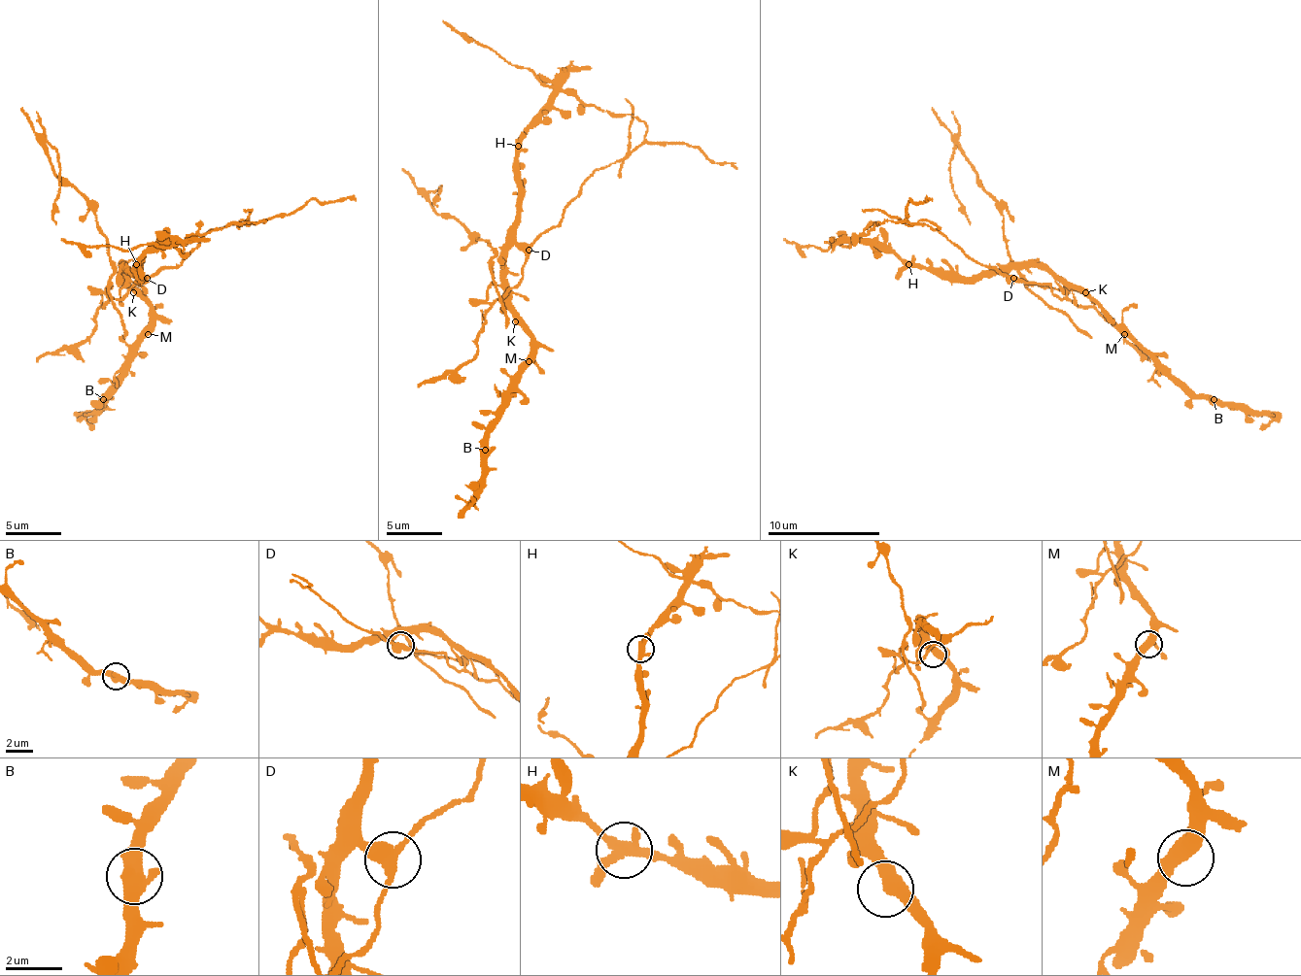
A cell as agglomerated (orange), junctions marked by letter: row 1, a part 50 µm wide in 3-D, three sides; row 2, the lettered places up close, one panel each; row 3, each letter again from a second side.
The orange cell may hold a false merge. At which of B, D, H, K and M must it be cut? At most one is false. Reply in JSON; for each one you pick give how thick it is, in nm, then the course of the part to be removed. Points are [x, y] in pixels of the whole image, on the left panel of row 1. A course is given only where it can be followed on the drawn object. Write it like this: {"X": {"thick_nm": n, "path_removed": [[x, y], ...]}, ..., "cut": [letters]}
{"D": {"thick_nm": 400, "path_removed": [[148, 279], [161, 267], [176, 267], [206, 233], [265, 219], [228, 222], [164, 248], [119, 251], [60, 239]]}, "cut": ["D"]}

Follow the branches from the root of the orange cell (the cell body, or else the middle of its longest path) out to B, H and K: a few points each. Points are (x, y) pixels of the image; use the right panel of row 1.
B: (1023, 267), (1048, 267), (1071, 284), (1077, 284), (1197, 396), (1214, 398)
H: (1023, 267), (990, 270), (975, 279), (940, 279), (923, 267), (908, 264)
K: (1023, 267), (1048, 267), (1085, 292)

